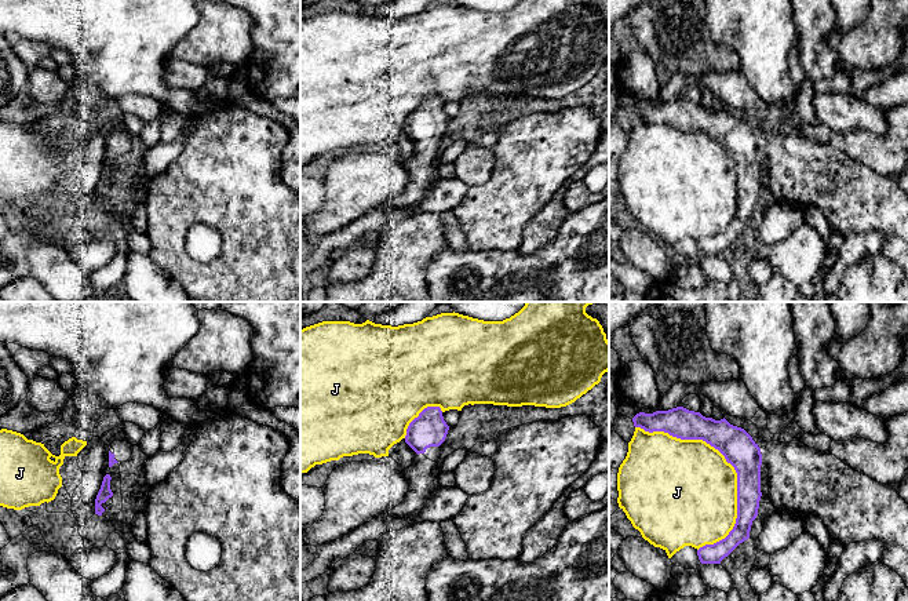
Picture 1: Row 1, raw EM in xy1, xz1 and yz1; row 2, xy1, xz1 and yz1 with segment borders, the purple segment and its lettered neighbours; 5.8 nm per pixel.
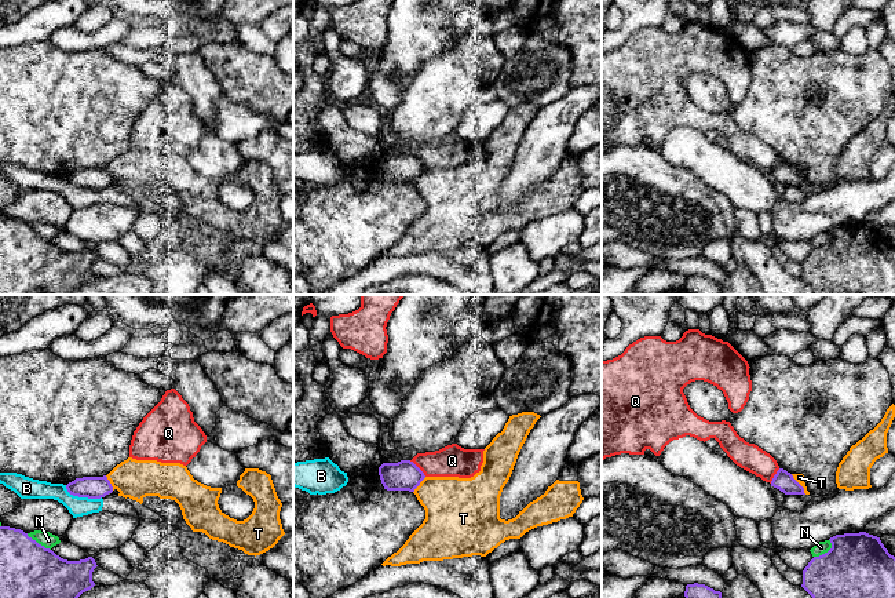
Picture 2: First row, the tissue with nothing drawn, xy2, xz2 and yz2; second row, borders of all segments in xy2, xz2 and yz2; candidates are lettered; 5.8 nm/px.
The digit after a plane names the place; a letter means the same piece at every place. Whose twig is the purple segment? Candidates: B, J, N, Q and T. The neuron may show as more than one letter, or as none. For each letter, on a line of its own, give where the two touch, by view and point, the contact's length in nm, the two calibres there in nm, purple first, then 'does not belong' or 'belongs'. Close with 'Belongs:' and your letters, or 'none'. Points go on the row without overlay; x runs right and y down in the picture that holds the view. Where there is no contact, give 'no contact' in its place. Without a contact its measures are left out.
B: meets purple in xy2 at (81, 188); contact 220 nm long; 130 nm thick on the purple side, 110 nm on the other; does not belong
J: meets purple in yz1 at (721, 144); contact 850 nm long; 200 nm thick on the purple side, 480 nm on the other; does not belong
N: meets purple in yz2 at (828, 243); contact 140 nm long; 380 nm thick on the purple side, 70 nm on the other; does not belong
Q: meets purple in xz2 at (417, 159); contact 140 nm long; 180 nm thick on the purple side, 190 nm on the other; does not belong
T: meets purple in yz2 at (799, 175); contact 150 nm long; 120 nm thick on the purple side, 50 nm on the other; does not belong
Belongs: none

